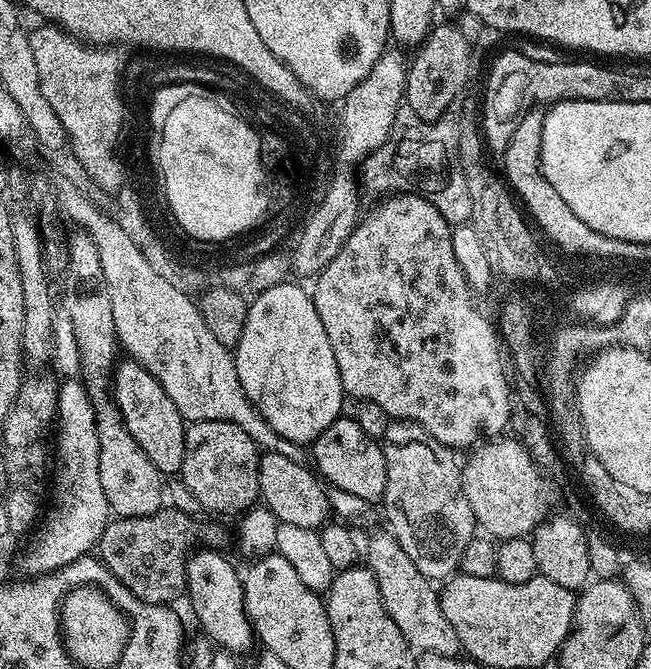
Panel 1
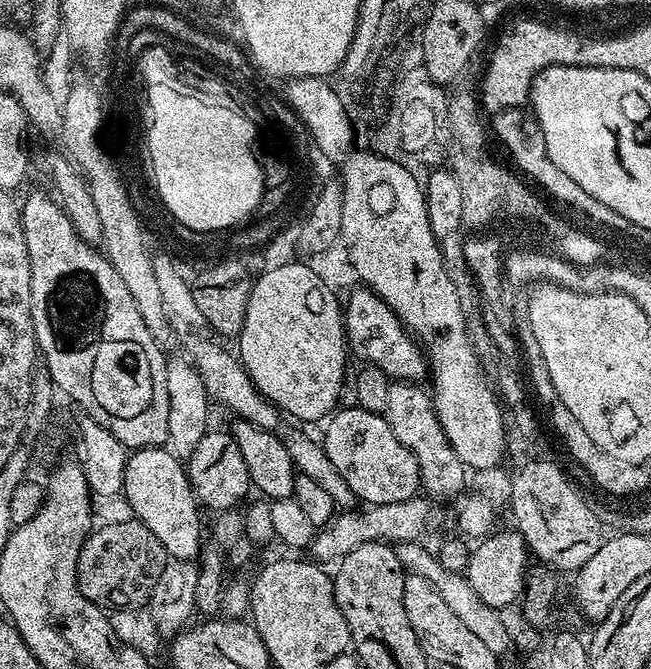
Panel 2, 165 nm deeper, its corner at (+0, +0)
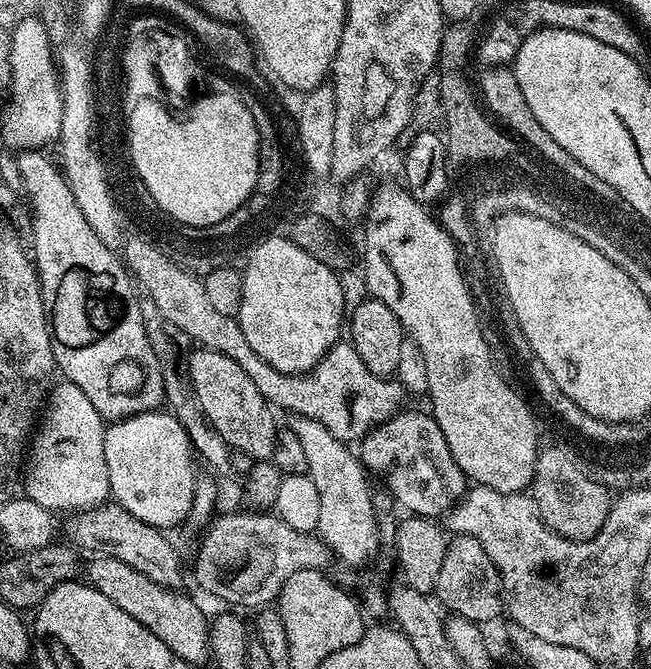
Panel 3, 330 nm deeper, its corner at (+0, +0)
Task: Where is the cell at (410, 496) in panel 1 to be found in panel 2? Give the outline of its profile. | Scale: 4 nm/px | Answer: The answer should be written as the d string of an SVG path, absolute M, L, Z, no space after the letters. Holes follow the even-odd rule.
M392 380L390 398L386 401L386 410L382 415L386 418L390 430L394 430L394 438L398 438L398 442L402 442L402 446L406 446L414 454L420 467L421 489L425 493L428 491L427 495L433 501L449 500L452 502L465 491L466 465L460 461L458 454L454 454L442 426L438 422L431 391L427 387L420 387L424 386L407 380Z

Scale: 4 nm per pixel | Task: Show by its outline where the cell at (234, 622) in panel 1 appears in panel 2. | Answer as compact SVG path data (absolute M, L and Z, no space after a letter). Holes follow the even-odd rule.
M167 447L138 448L128 456L122 496L132 507L131 515L145 524L158 542L162 542L171 559L192 562L199 557L202 508L192 492L185 465Z

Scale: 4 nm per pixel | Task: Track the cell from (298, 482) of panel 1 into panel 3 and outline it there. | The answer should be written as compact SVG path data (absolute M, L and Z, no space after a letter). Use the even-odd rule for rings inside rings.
M202 347L192 351L196 352L188 356L186 380L198 396L206 419L225 439L230 449L250 454L252 461L271 461L278 423L272 417L273 409L268 401L258 394L254 378L250 378L250 374L246 374L246 370L242 370L234 358L226 358L226 354Z

